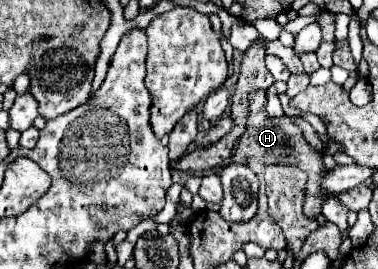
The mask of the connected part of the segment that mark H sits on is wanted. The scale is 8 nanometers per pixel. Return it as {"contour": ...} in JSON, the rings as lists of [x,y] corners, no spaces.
{"contour":[[[252,92],[250,96],[250,116],[248,116],[248,124],[246,124],[246,132],[242,134],[242,138],[238,140],[230,162],[243,164],[249,167],[249,164],[263,164],[264,169],[267,164],[274,164],[274,160],[278,160],[280,164],[302,164],[302,170],[308,174],[308,202],[306,202],[306,210],[310,214],[310,218],[316,218],[322,210],[322,200],[326,200],[330,194],[322,192],[322,176],[326,172],[330,172],[324,162],[322,162],[322,152],[312,148],[302,134],[302,128],[298,124],[294,124],[294,120],[290,116],[282,116],[282,118],[270,118],[266,114],[266,94],[264,92]]]}

